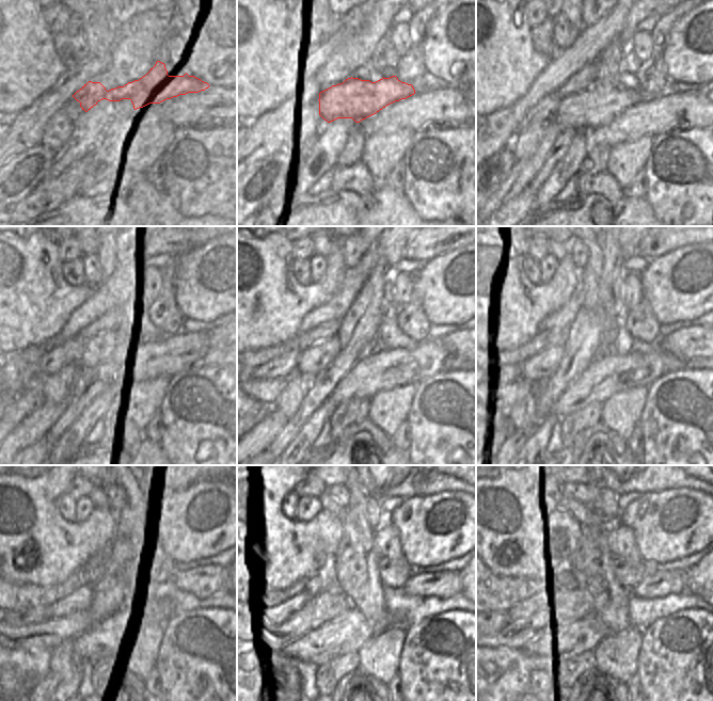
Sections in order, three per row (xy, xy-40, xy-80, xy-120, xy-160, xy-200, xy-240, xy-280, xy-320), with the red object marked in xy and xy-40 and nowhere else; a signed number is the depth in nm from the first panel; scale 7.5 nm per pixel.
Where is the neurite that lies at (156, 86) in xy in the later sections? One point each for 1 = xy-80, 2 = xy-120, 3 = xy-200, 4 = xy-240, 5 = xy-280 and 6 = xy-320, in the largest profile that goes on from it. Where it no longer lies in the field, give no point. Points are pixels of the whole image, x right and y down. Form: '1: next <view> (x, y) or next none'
1: next xy-80 (602, 101)
2: next xy-120 (104, 348)
3: next xy-200 (540, 367)
4: next xy-240 (80, 599)
5: next xy-280 (297, 602)
6: next xy-320 (526, 607)

